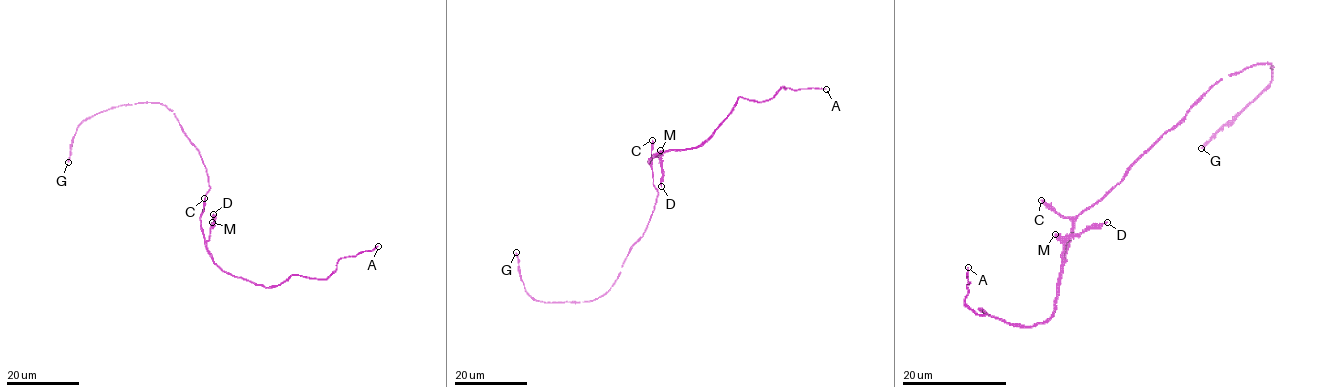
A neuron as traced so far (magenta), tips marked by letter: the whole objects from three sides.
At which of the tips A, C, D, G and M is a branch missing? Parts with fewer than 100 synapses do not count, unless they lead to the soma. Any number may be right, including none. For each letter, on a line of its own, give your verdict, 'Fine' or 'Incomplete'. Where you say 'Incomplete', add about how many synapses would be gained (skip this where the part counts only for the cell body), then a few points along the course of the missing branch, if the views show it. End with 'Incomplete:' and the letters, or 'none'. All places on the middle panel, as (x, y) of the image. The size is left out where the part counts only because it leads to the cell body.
A: Fine
C: Fine
D: Fine
G: Incomplete. Roughly 120 synapses. Course of what is missing: (516, 252), (511, 218), (496, 177), (492, 179), (464, 148)
M: Fine
Incomplete: G

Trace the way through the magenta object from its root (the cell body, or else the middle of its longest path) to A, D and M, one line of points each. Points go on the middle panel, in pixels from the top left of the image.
A: (654, 185), (650, 159), (657, 153), (700, 145), (740, 97), (764, 101), (783, 87), (826, 89)
D: (654, 185), (648, 163), (657, 155), (661, 164), (661, 186)
M: (654, 185), (648, 163), (660, 154), (660, 150)

